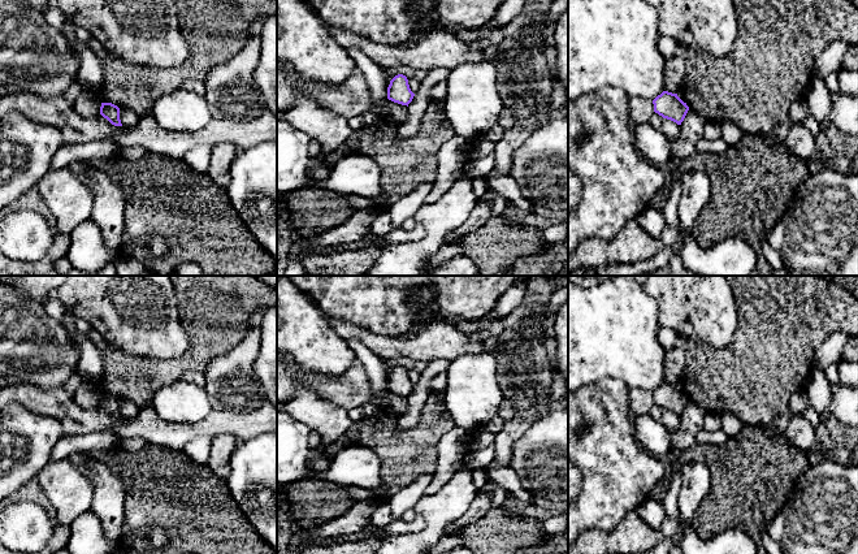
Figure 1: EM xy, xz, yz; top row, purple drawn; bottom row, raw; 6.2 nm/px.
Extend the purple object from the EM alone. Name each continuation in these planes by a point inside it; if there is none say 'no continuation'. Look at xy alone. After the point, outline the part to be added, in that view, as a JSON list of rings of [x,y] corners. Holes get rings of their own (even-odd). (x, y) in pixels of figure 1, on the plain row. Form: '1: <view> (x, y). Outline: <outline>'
no continuation

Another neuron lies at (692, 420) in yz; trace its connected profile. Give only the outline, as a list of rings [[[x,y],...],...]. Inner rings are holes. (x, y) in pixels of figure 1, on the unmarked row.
[[[689,401],[680,416],[680,428],[692,434],[697,434],[705,425],[706,412],[701,404]]]

